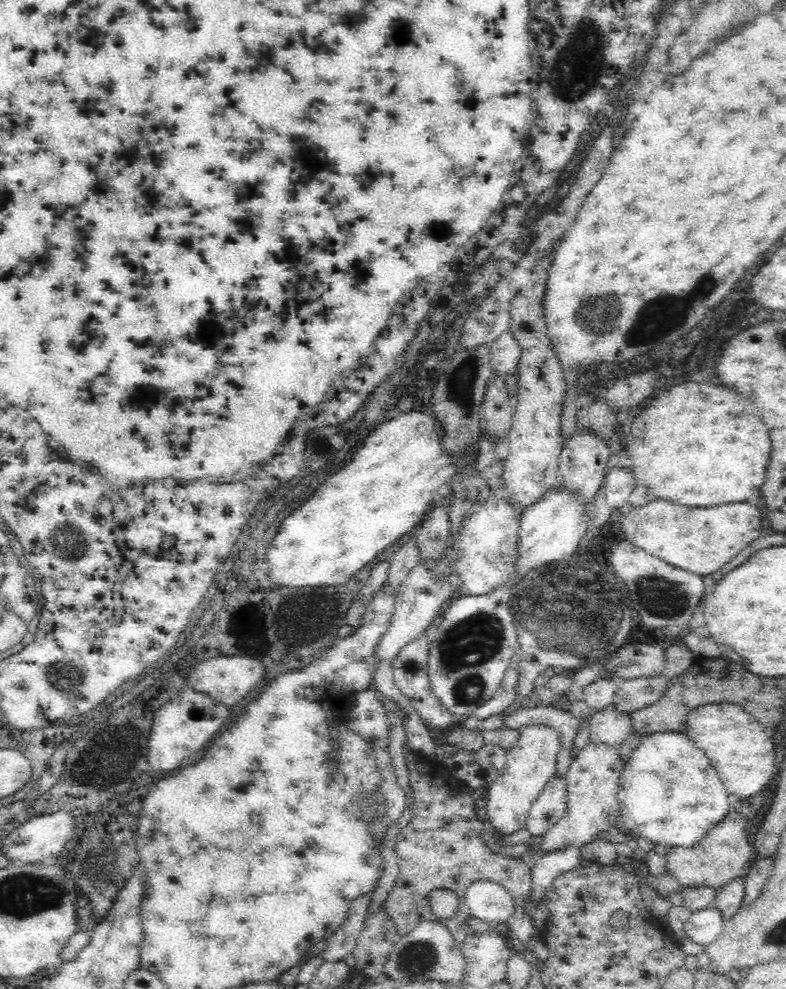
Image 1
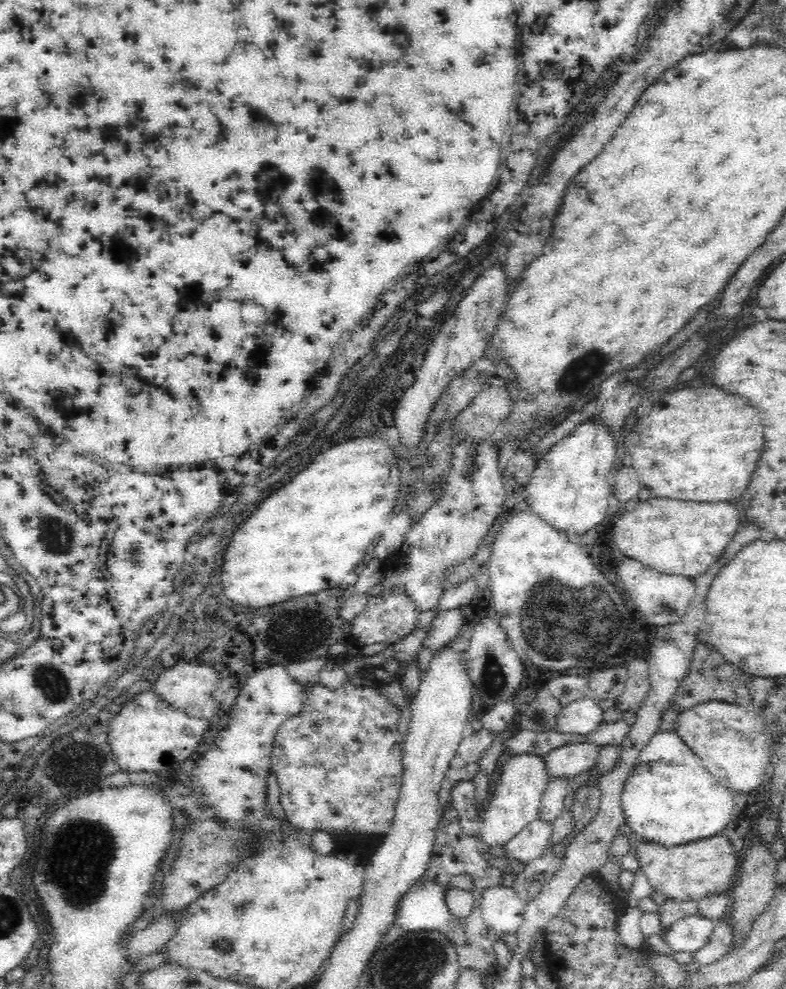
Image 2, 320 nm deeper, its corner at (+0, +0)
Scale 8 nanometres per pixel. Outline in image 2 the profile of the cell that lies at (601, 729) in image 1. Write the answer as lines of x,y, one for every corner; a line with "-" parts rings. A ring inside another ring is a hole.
579,740
565,744
544,756
546,771
551,777
573,778
577,774
591,772
604,745

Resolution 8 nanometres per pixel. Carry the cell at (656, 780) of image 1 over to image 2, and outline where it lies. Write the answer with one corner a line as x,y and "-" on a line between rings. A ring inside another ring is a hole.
676,730
656,732
641,750
638,760
626,779
621,796
623,817
640,840
650,840
665,847
680,846
700,838
716,836
732,818
734,796
728,788
718,784
714,776
702,766
702,760
684,743

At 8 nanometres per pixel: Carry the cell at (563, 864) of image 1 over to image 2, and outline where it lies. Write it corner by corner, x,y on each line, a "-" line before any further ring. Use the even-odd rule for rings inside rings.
589,694
562,708
556,716
557,731
583,738
603,723
603,712
598,700

